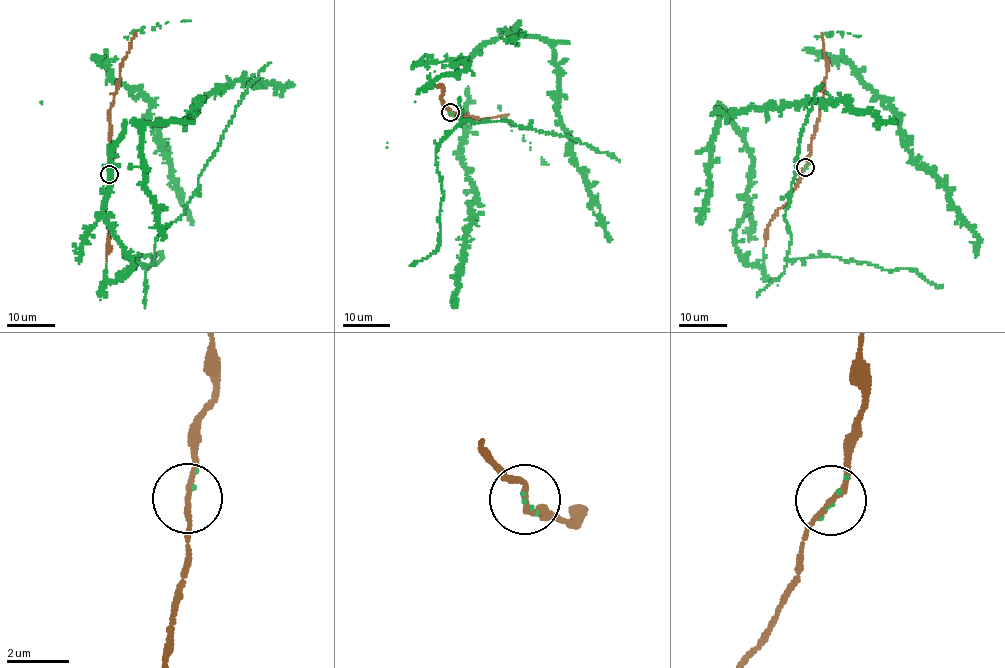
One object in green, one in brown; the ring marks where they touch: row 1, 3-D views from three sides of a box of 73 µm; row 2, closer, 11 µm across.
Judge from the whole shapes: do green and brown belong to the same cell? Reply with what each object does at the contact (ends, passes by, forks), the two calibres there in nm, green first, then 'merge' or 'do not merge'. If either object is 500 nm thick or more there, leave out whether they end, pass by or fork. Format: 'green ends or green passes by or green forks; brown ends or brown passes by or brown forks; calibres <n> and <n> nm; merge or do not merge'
green ends; brown passes by; calibres 70 and 150 nm; merge

